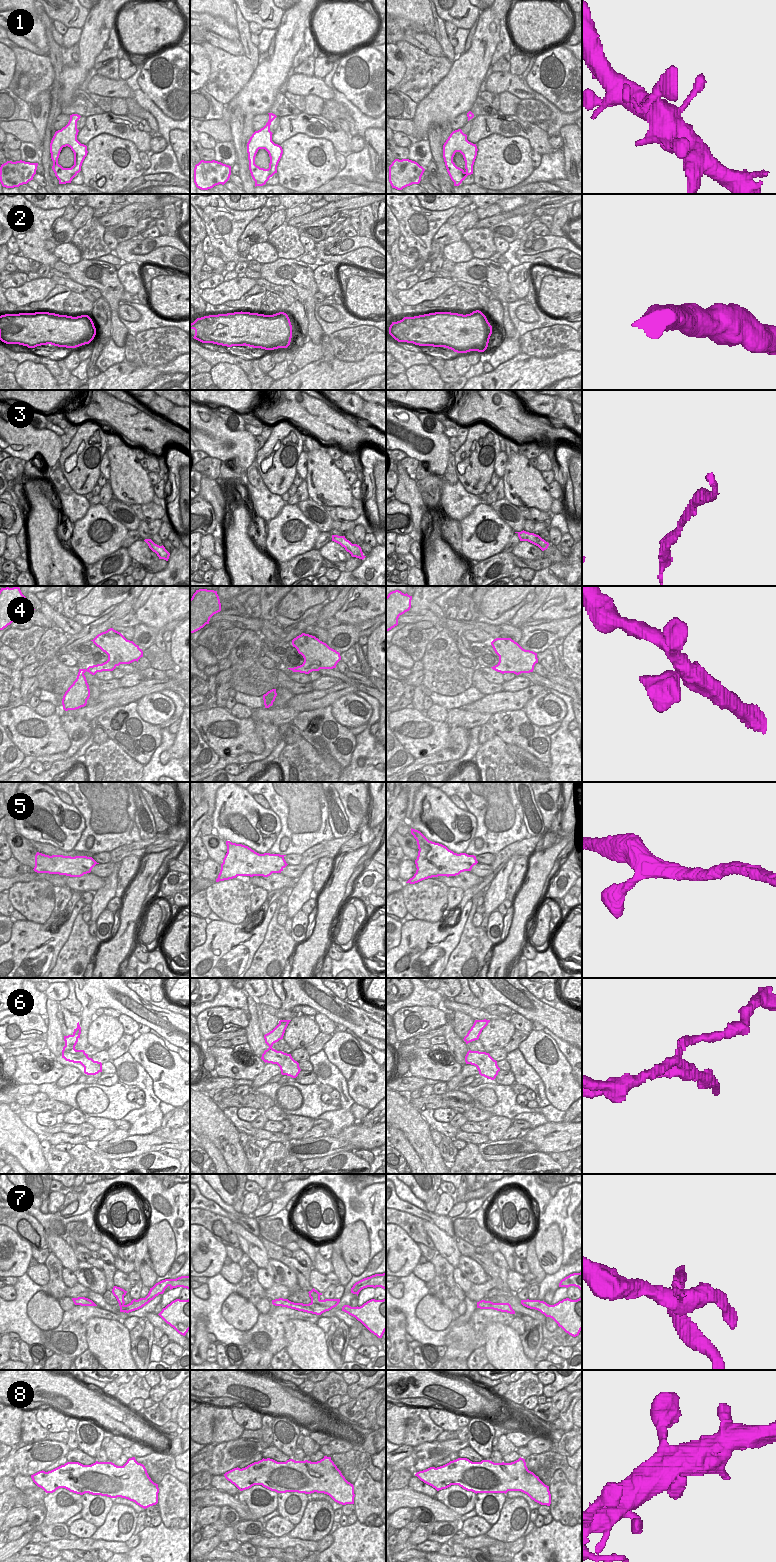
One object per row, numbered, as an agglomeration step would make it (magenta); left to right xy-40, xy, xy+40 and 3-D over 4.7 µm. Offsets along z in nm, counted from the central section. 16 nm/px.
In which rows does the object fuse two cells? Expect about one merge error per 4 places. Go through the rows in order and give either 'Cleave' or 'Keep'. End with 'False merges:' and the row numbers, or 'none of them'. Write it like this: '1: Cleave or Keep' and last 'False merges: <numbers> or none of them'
1: Keep
2: Keep
3: Keep
4: Keep
5: Keep
6: Cleave
7: Cleave
8: Keep
False merges: 6, 7.

